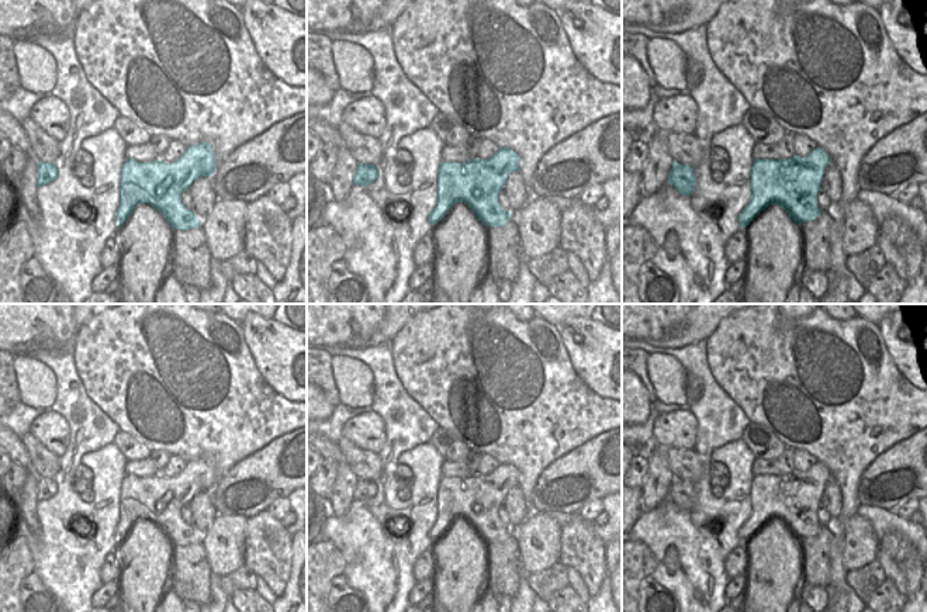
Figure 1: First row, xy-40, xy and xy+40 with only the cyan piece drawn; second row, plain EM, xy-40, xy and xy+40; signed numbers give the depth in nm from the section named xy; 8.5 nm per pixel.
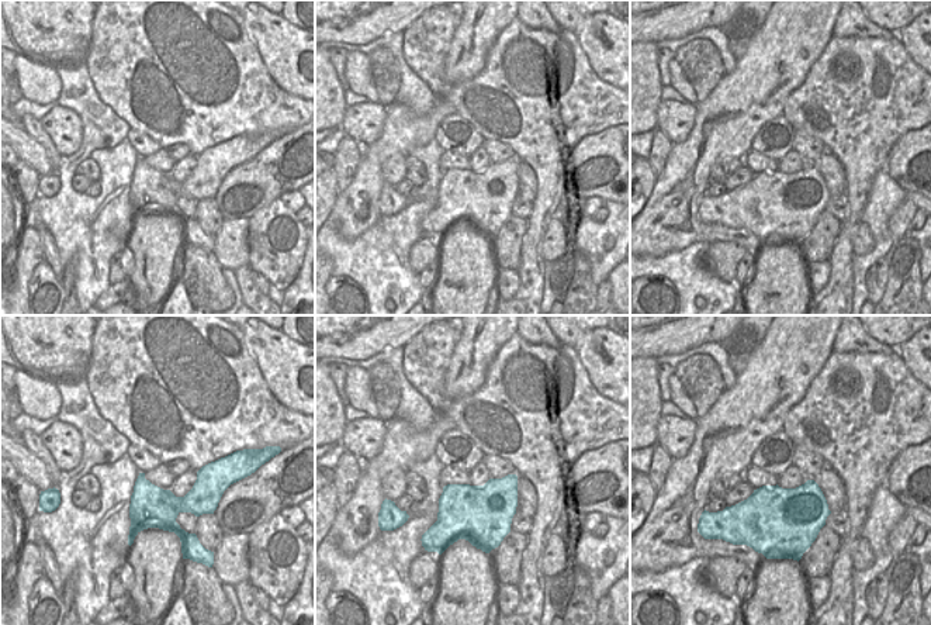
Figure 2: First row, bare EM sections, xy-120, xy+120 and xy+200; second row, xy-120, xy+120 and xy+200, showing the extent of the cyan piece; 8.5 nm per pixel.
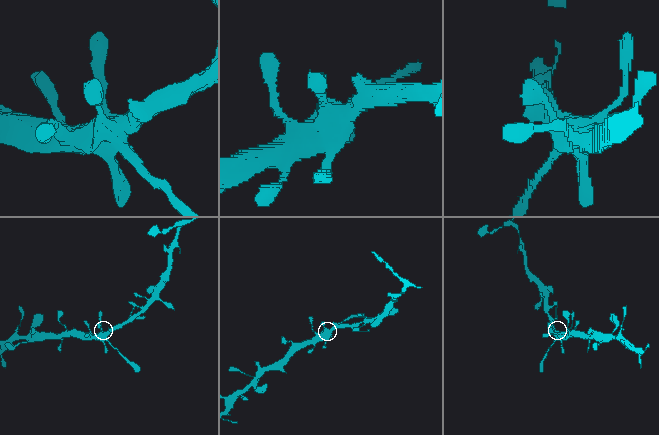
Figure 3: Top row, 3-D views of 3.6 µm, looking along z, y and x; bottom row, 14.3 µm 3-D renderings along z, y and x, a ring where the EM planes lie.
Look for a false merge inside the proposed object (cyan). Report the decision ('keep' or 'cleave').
keep

